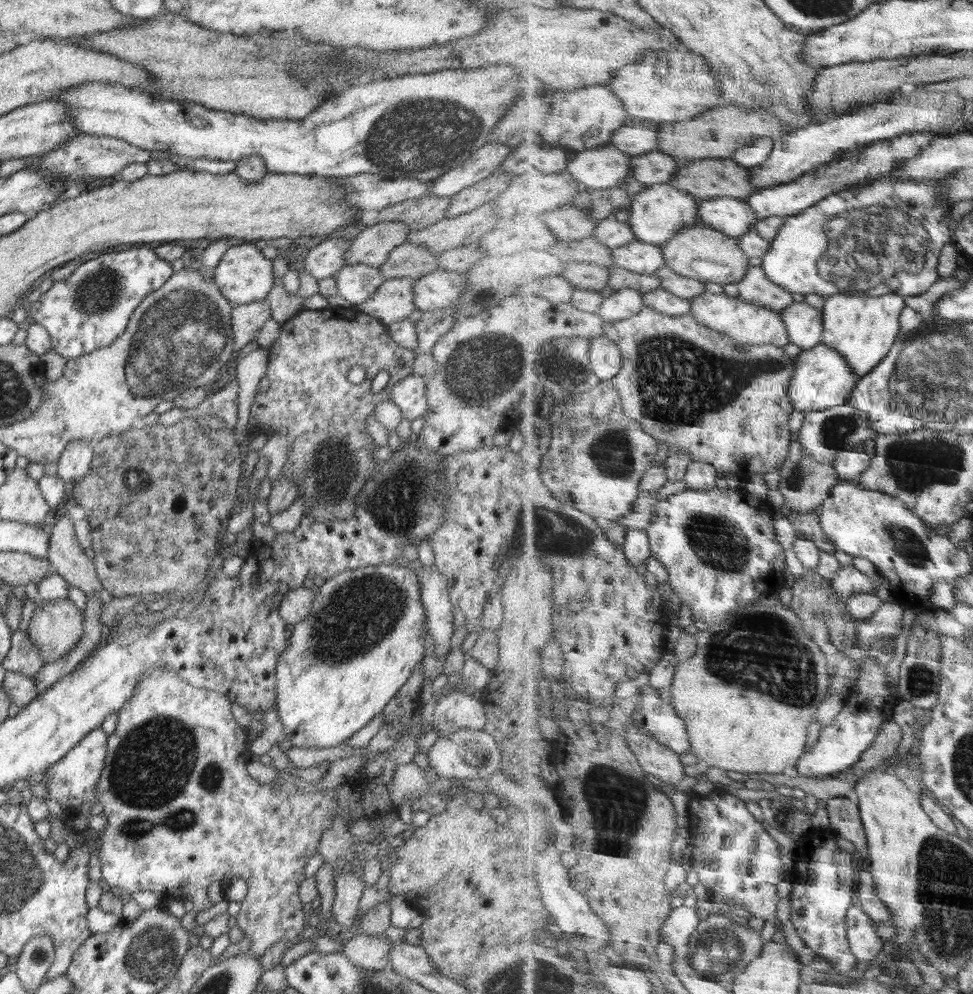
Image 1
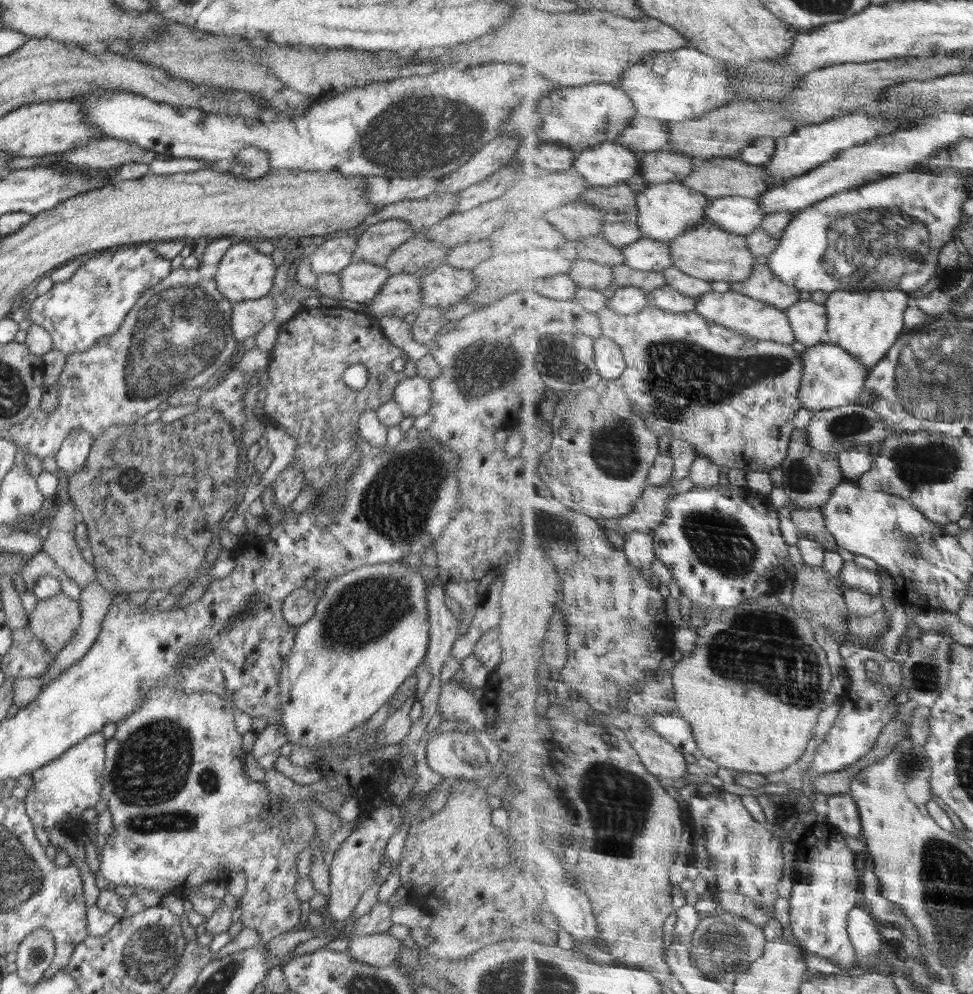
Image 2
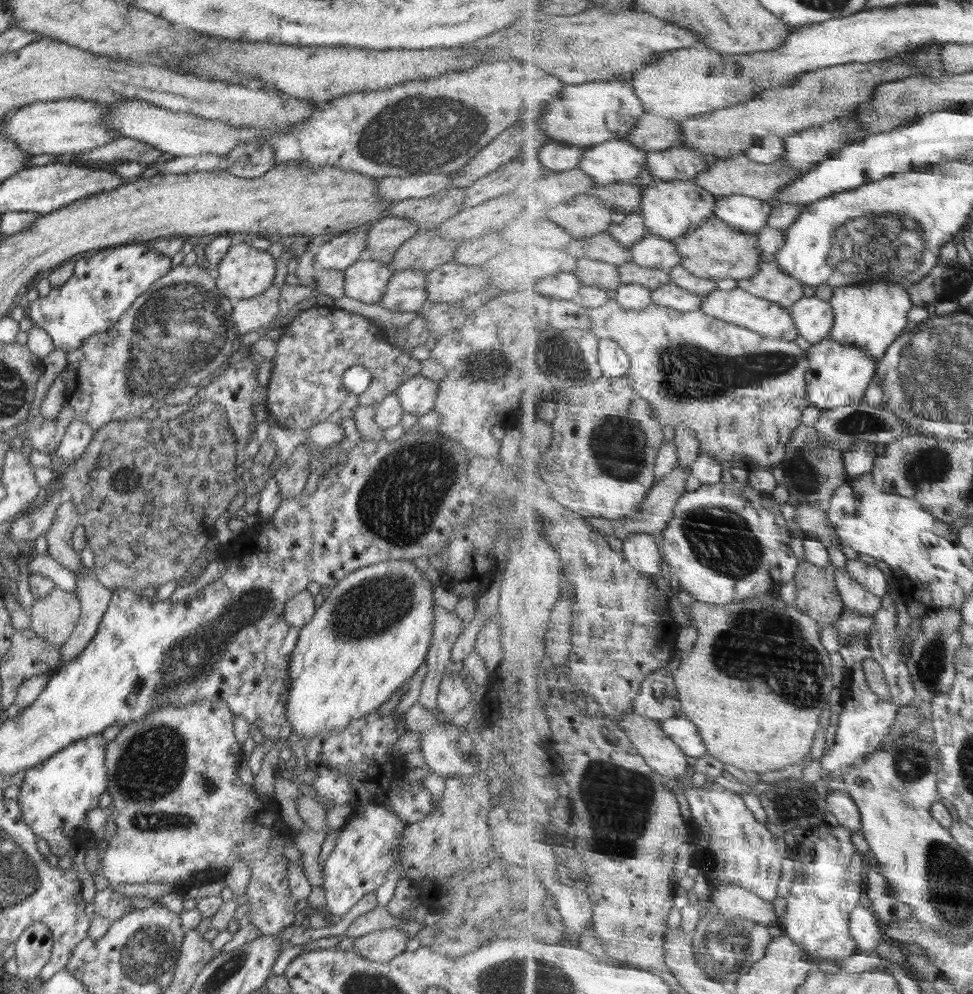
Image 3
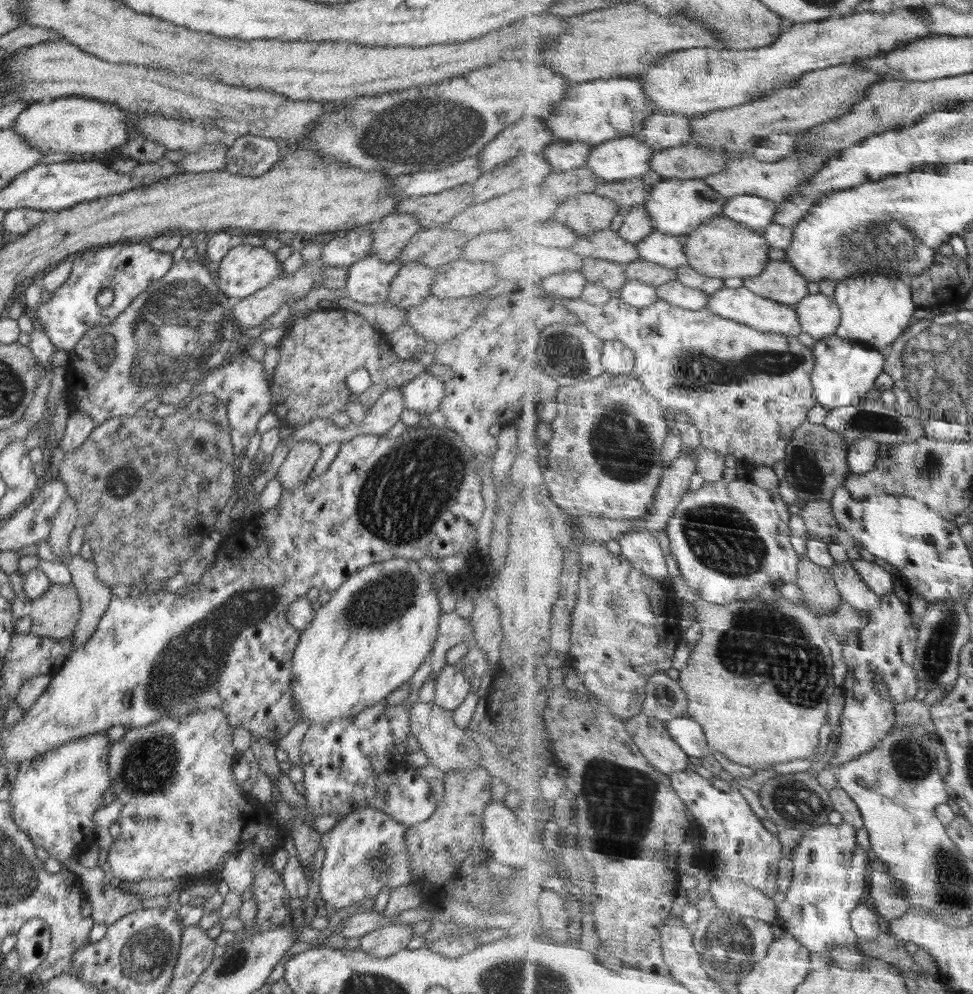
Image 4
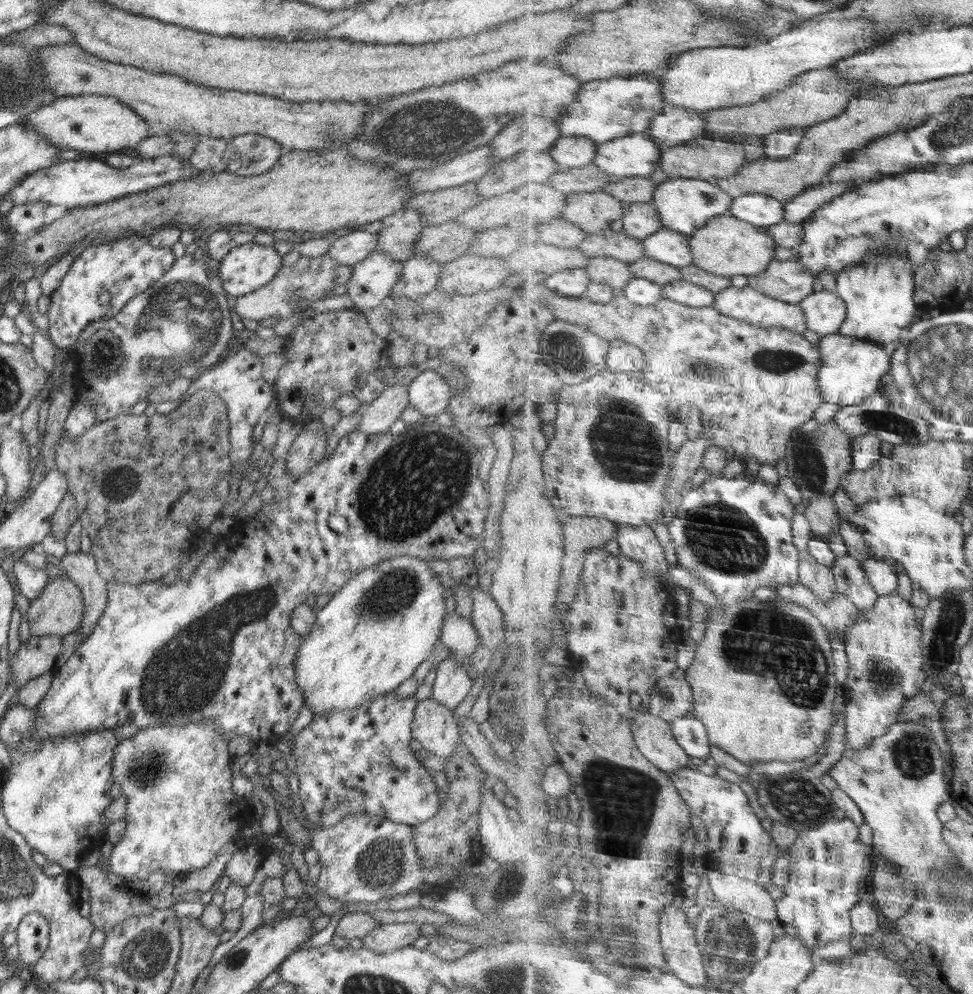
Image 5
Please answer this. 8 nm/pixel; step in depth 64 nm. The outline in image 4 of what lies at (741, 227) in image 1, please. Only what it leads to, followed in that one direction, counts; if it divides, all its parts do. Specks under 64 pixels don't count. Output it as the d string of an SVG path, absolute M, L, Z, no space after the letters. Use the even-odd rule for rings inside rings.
M754 194L727 198L723 216L730 221L742 222L752 230L762 231L777 222L779 204Z

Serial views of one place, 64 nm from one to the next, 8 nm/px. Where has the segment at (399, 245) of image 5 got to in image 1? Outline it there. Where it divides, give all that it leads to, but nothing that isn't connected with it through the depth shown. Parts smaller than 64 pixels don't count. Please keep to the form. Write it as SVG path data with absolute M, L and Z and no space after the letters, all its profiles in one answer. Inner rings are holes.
M382 221L363 228L350 240L346 251L346 265L364 264L372 268L382 266L392 249L406 242L409 228L398 221Z

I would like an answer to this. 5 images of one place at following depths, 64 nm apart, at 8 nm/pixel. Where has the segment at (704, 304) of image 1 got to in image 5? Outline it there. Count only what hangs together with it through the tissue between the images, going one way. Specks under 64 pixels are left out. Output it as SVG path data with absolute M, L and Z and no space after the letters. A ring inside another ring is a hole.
M731 286L722 290L716 295L716 302L713 304L716 310L722 311L722 314L734 316L762 326L762 328L786 328L786 330L794 330L803 334L809 328L809 319L806 318L806 312L802 308L801 303L794 304L784 302L782 299L774 298L752 286L738 288Z

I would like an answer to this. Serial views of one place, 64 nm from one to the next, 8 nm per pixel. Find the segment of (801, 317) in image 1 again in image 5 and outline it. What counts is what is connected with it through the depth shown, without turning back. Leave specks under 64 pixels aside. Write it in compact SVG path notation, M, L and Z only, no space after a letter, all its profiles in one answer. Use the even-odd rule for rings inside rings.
M823 289L811 294L801 302L809 319L809 328L822 337L840 332L848 318L846 300L838 292Z

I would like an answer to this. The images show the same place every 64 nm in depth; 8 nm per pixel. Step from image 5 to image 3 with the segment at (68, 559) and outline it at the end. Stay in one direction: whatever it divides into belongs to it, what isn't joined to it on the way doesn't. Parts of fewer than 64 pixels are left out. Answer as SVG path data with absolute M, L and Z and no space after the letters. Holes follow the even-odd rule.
M86 566L76 580L75 596L81 605L81 616L72 635L60 647L60 667L74 660L90 644L111 601L111 591L97 582L92 570Z

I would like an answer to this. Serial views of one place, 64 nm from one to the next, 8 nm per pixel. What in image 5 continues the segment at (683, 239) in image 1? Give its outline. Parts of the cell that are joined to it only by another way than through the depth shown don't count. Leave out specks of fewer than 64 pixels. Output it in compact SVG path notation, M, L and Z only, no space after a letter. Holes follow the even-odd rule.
M730 214L715 217L691 236L690 244L694 254L694 265L718 276L733 277L742 274L748 278L765 273L770 263L776 259L779 248L776 240L770 236L769 228L754 226Z

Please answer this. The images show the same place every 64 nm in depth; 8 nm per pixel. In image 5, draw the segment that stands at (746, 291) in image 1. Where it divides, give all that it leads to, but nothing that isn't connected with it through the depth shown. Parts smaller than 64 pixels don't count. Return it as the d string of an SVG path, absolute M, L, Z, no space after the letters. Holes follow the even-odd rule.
M774 259L765 273L749 277L748 285L784 302L798 304L816 292L814 284L819 278L820 274L808 270L800 260Z

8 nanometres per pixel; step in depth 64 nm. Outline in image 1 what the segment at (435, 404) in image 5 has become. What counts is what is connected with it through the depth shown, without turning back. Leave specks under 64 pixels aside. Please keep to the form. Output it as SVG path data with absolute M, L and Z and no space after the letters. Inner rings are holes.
M412 374L394 385L390 400L401 410L404 420L416 420L429 410L426 383L421 376Z

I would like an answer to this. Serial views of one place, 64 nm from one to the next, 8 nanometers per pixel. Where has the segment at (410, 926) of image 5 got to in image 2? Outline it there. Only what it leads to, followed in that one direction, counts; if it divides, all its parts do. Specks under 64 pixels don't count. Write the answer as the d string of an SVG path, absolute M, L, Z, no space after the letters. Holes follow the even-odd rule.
M388 931L378 934L352 935L347 951L352 958L370 964L370 966L388 966L398 958L402 949L402 941Z

